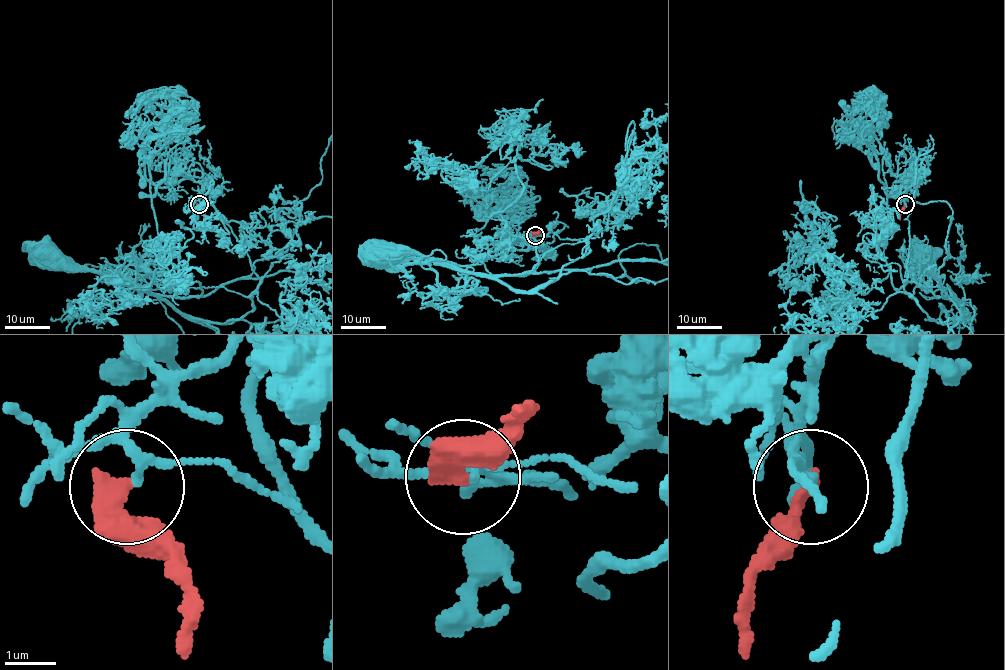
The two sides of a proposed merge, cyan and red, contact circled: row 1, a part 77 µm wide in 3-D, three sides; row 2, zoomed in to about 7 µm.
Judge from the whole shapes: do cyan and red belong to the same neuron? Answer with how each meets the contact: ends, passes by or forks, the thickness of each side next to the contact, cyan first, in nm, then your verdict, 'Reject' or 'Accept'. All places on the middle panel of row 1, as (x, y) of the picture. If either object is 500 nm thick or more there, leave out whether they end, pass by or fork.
At the ring cyan passes by. At the ring red ends. Thickness 140 nm (cyan) against 400 nm. Reject

